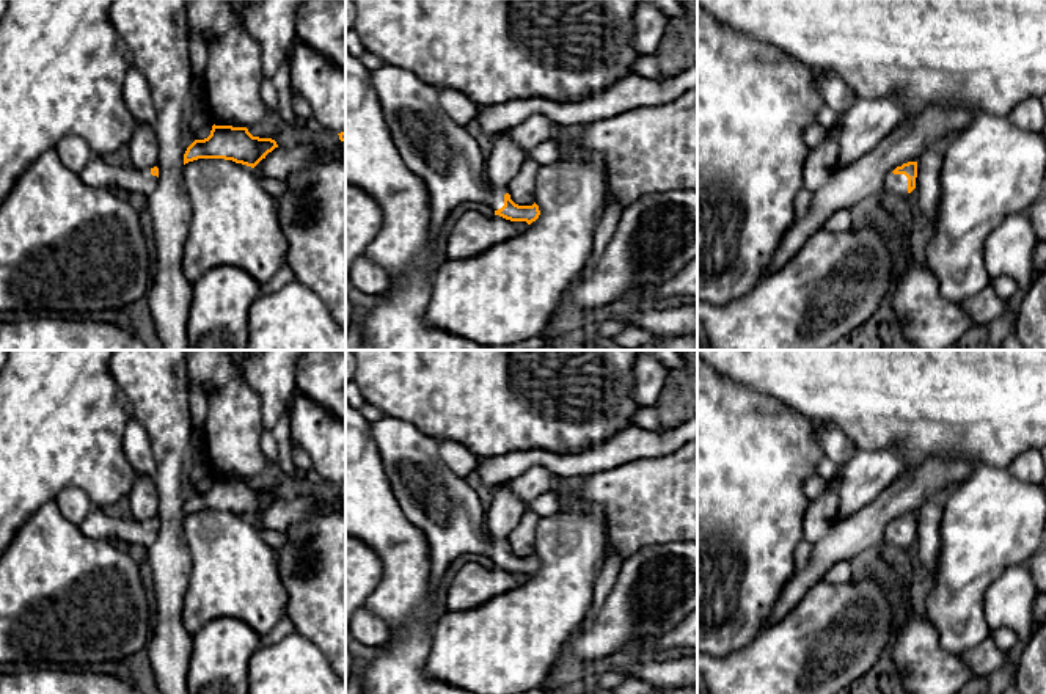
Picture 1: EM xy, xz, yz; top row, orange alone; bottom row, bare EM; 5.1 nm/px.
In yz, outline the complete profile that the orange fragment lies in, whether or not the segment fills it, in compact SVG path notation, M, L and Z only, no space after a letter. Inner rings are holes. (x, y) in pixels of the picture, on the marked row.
M917 162L897 166L887 177L886 187L902 195L909 195L916 188Z

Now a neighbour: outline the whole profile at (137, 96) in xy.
M132 64L124 79L124 104L140 124L154 127L157 111L149 85L143 74Z

